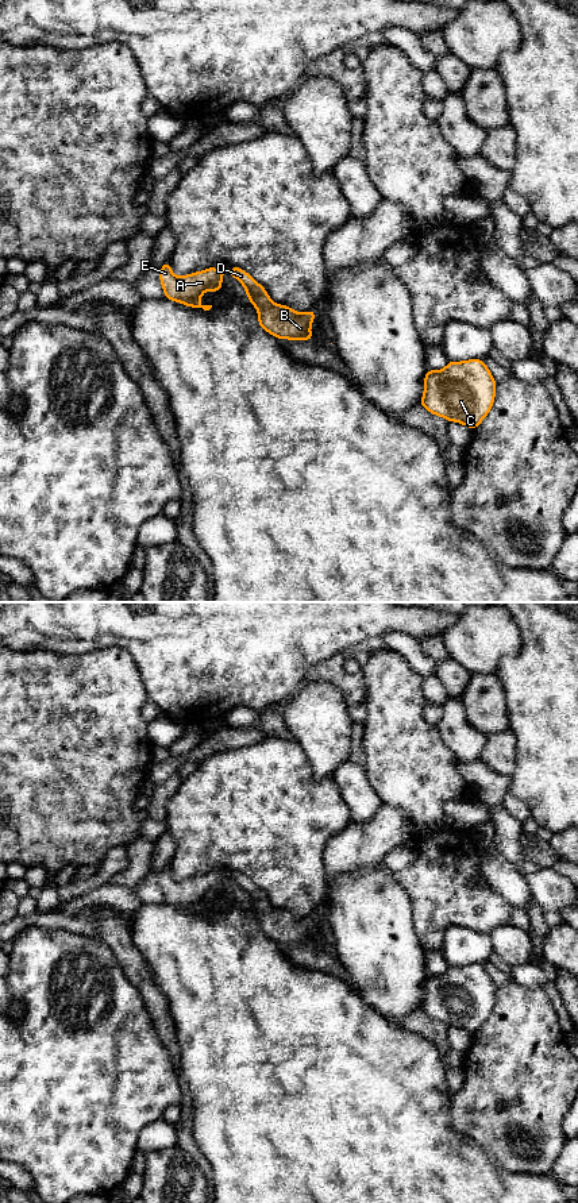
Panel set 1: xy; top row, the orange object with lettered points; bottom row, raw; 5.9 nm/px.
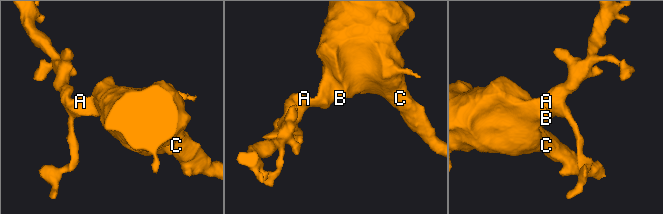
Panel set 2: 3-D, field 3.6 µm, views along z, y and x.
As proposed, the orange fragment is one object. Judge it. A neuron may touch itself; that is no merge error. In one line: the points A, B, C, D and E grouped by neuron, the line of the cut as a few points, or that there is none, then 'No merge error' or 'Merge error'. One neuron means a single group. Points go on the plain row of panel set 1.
Groups: A B C D E. No split. No merge error

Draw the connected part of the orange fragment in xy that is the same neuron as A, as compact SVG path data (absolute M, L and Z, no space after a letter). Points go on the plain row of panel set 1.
M167 865L161 872L159 886L166 903L190 913L209 915L212 910L203 910L200 902L208 894L217 898L223 891L221 883L226 878L231 879L244 891L246 901L257 913L258 928L262 934L281 945L313 945L311 930L316 914L298 918L286 910L275 909L270 905L266 894L240 872L232 871L228 876L220 876L213 871L203 876L177 882L173 879L170 867Z

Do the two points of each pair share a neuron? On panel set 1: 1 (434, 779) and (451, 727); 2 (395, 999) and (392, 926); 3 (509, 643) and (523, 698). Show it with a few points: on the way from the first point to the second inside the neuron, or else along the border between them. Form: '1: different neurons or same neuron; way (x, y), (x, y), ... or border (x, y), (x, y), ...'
1: different neurons; border (435, 725), (443, 743), (458, 760)
2: same neuron; way (390, 982), (388, 944)
3: different neurons; border (517, 625), (520, 648), (507, 655), (494, 674)

